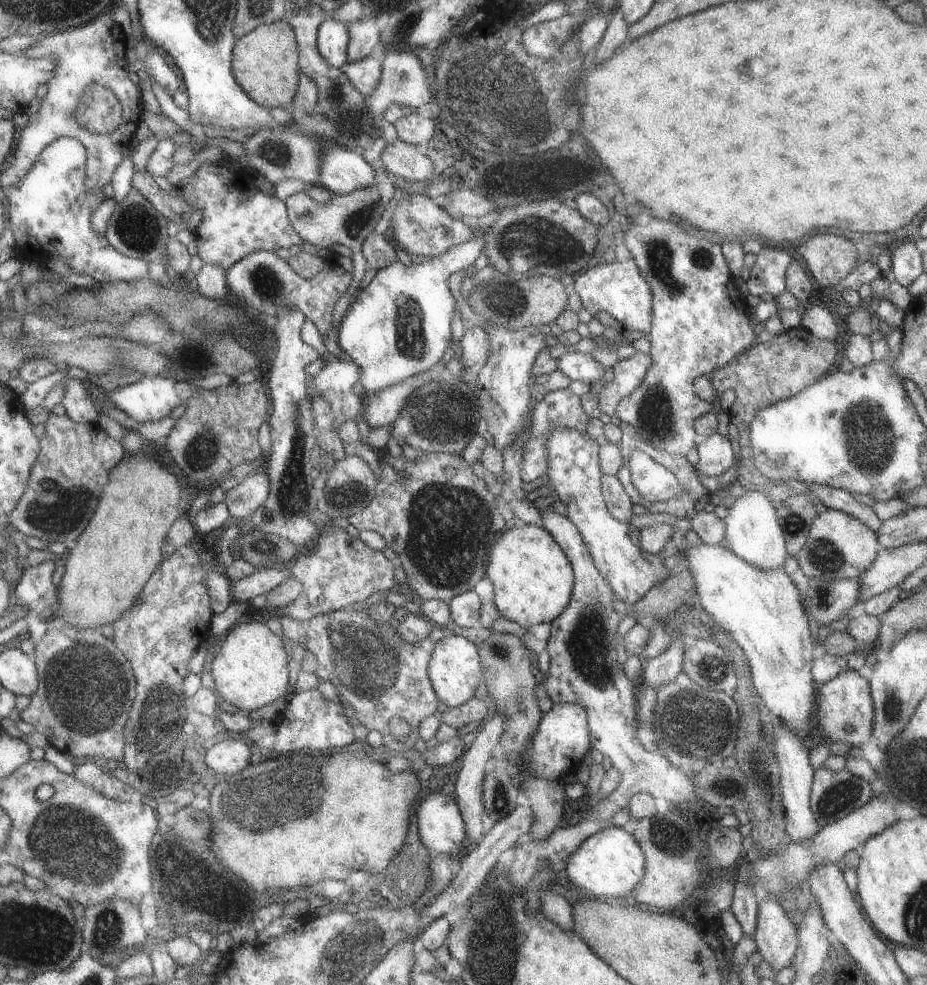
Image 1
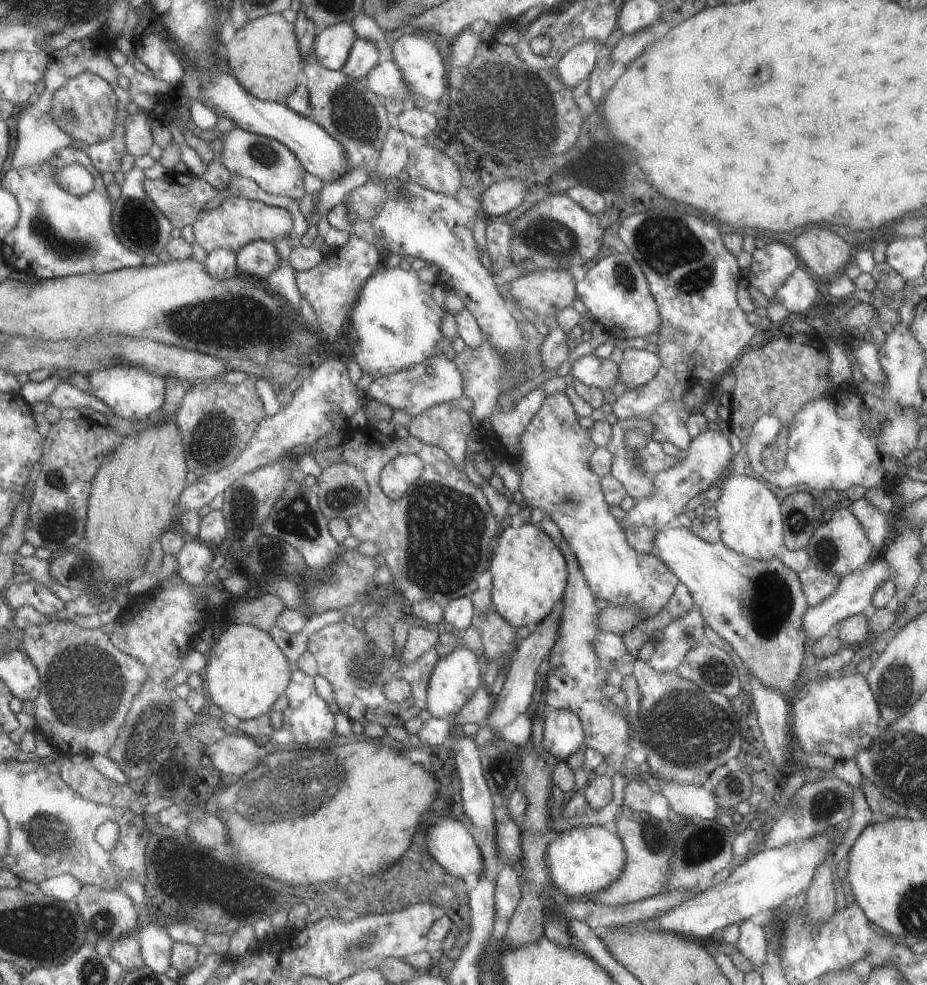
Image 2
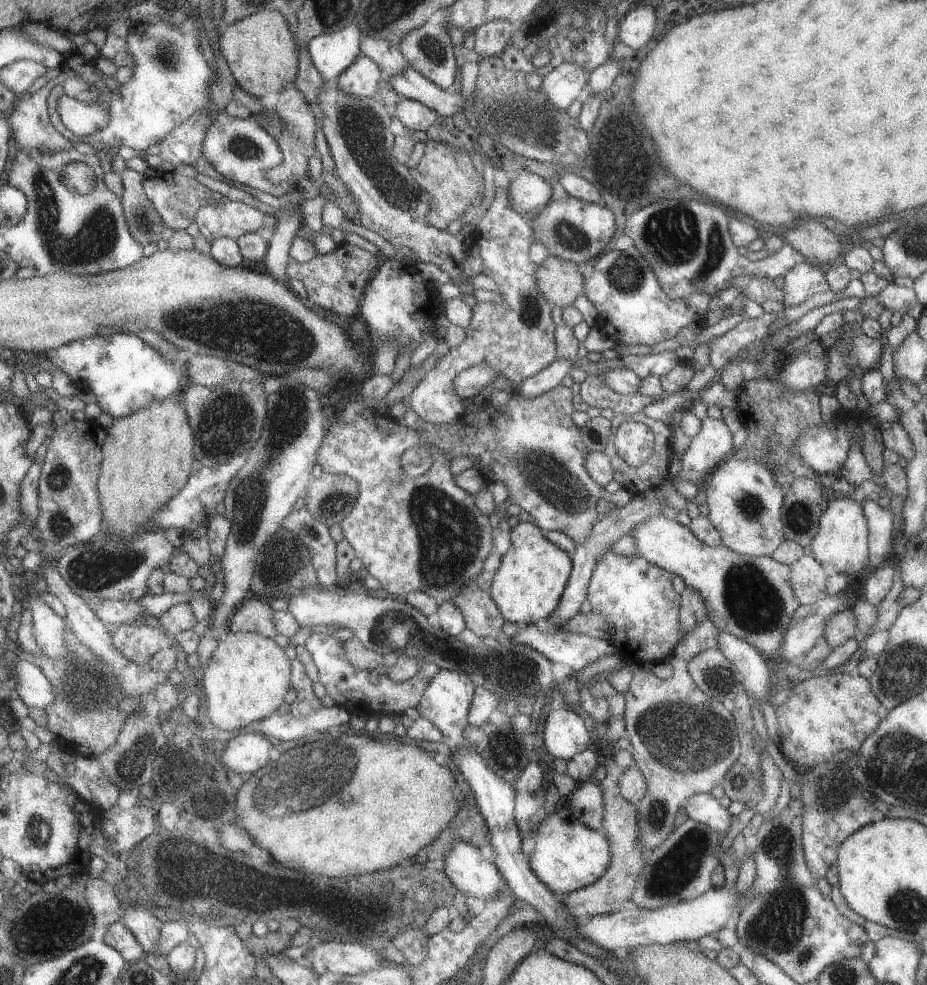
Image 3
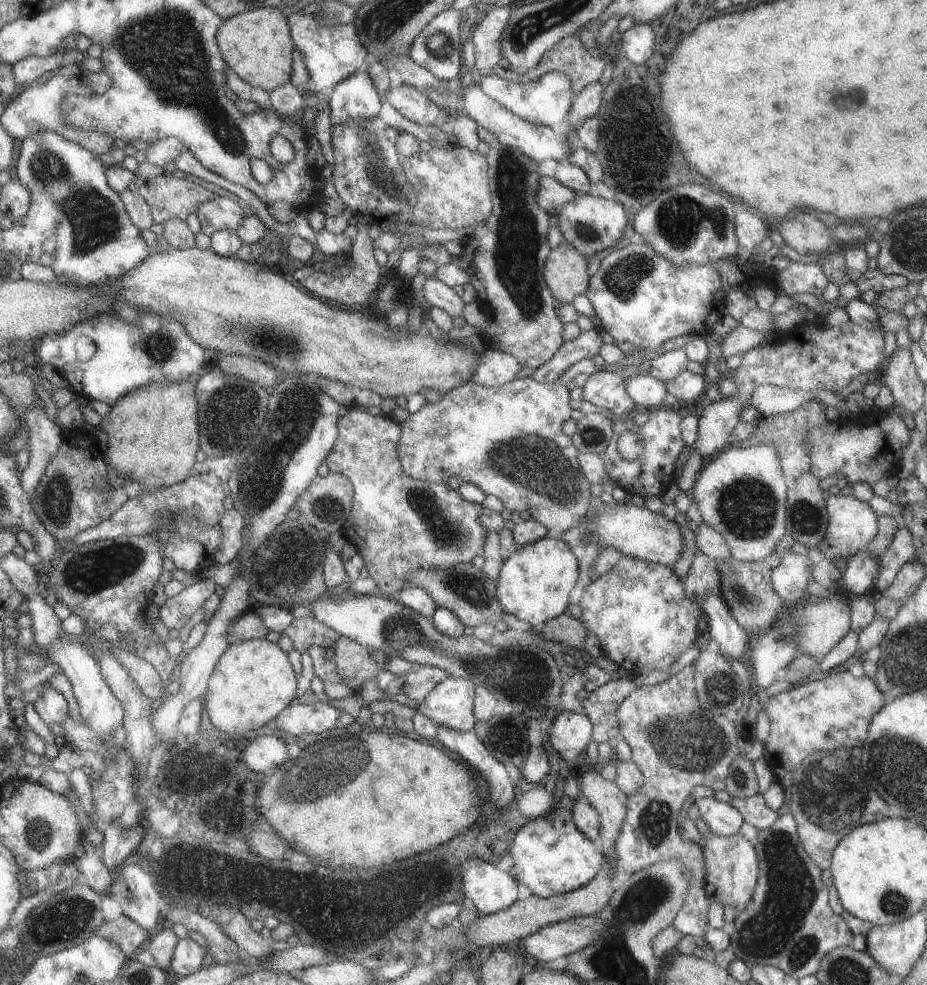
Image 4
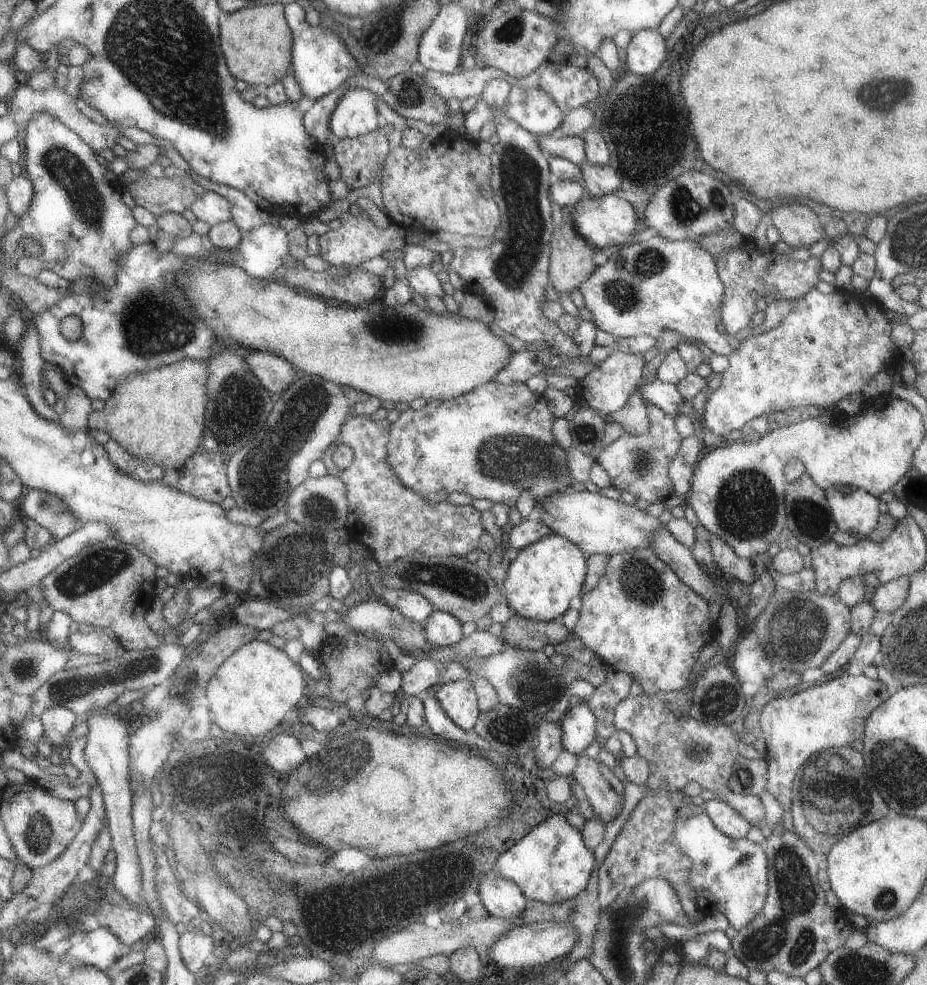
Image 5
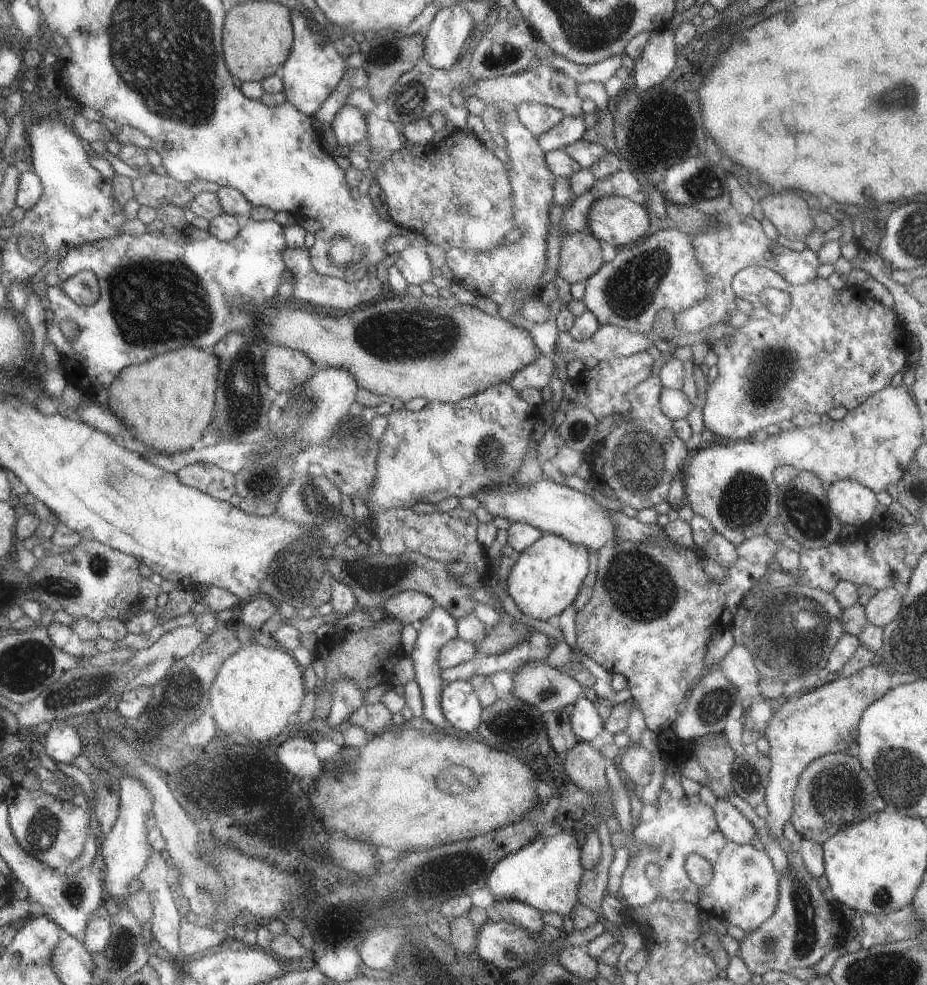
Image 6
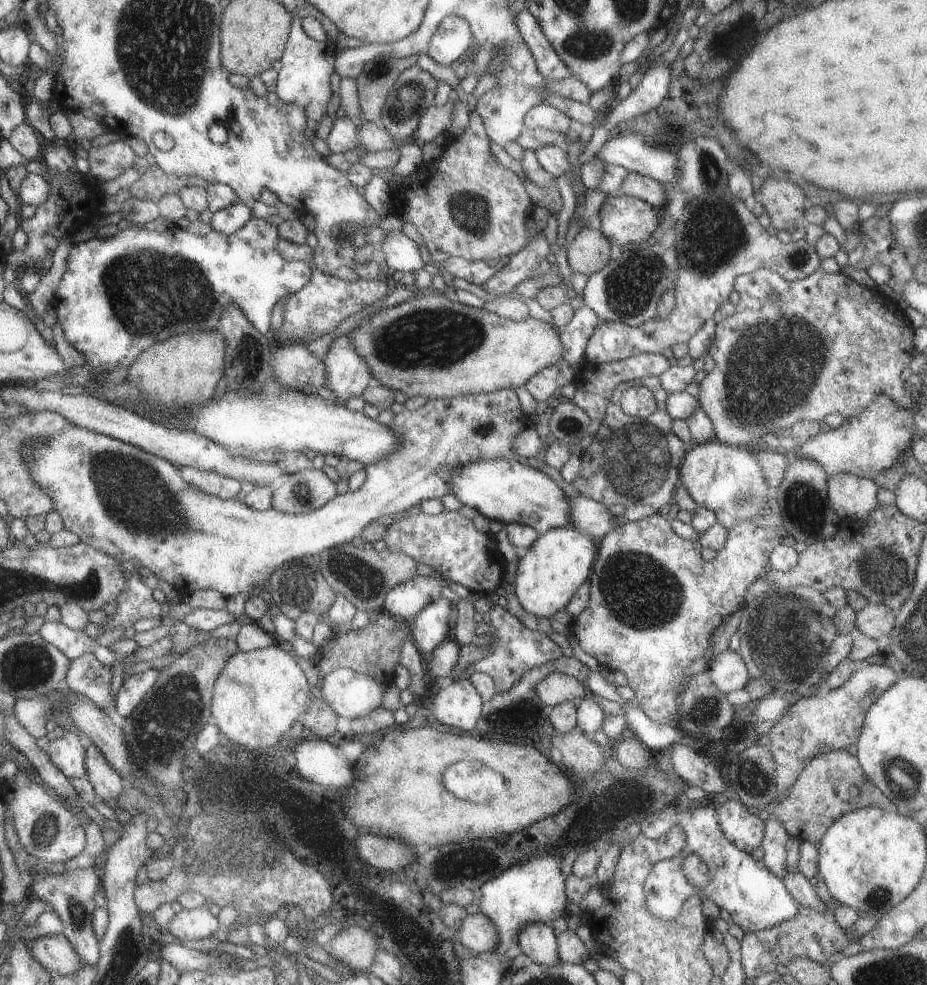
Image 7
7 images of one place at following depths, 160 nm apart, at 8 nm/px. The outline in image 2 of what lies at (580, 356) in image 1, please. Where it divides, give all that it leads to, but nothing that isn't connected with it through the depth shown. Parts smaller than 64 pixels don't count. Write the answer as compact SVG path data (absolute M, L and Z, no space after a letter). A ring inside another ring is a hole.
M589 353L575 360L568 373L573 380L584 385L602 390L611 389L617 380L618 365L609 358L602 359Z

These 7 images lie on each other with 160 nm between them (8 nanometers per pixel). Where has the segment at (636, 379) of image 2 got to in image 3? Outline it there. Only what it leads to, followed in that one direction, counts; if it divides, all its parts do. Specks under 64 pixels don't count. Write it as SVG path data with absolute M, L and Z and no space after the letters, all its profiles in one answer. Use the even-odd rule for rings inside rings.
M671 350L662 351L657 354L646 355L627 354L619 356L623 367L633 371L640 379L645 376L663 376L677 364L677 357Z

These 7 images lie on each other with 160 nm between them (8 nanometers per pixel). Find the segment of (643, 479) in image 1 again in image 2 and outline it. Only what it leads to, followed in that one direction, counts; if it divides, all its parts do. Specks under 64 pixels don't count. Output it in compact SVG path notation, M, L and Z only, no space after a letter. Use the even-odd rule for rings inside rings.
M709 429L691 439L687 452L687 457L680 459L675 466L661 469L650 478L652 495L635 500L633 508L626 510L627 516L621 521L618 520L620 527L625 530L628 526L660 527L673 523L691 498L721 482L723 476L727 474L728 464L733 455L727 443L727 436L721 431Z

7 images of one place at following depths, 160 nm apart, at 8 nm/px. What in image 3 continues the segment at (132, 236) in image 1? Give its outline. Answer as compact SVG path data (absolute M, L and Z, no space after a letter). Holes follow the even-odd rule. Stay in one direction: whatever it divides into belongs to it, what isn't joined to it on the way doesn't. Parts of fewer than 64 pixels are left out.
M129 168L121 173L124 191L120 197L132 235L143 246L149 242L159 242L166 224L145 192L144 180L147 176Z

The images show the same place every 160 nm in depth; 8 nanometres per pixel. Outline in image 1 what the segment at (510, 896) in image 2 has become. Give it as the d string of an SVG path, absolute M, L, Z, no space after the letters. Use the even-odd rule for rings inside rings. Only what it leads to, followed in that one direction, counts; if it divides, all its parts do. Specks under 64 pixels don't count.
M539 509L541 512L539 526L551 534L552 540L567 558L572 570L573 587L565 609L550 623L551 634L544 649L549 656L549 668L544 674L543 686L551 702L579 704L585 710L589 746L609 760L611 766L619 772L620 780L609 796L587 807L587 814L582 815L581 821L575 826L557 828L545 840L539 842L516 842L512 846L513 860L509 868L505 868L503 872L509 884L515 888L527 886L541 866L551 867L565 861L583 840L602 830L609 822L609 818L626 806L627 800L635 792L647 792L653 799L663 799L669 803L669 807L676 806L691 814L700 815L702 808L691 777L669 766L665 758L659 756L657 752L644 751L643 746L637 742L635 737L637 681L631 681L625 676L622 664L619 664L616 656L616 646L619 644L618 624L623 616L613 609L615 600L613 594L605 580L595 570L587 554L587 548L579 538L579 532L573 528L569 520L547 509Z

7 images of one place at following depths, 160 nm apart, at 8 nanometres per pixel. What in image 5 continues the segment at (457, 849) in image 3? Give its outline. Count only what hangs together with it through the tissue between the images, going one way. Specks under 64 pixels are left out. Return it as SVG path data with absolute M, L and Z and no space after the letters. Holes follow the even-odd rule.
M482 875L478 888L478 895L484 908L493 917L514 919L531 902L523 897L513 882L502 877Z

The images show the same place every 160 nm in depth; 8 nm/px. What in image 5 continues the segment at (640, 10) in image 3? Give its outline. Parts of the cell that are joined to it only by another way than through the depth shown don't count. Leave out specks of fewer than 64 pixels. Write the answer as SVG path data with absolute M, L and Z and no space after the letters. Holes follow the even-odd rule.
M645 29L631 35L631 40L625 49L627 57L623 70L627 68L631 74L651 74L655 68L661 66L665 58L665 38L663 38L657 29Z

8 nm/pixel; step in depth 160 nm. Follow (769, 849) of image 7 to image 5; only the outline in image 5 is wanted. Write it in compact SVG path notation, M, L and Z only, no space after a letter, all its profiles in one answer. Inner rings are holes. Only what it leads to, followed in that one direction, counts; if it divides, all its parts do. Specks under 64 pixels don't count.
M847 673L839 674L823 684L817 686L811 684L811 688L795 692L792 696L782 698L781 695L765 696L759 701L759 726L760 736L765 739L766 784L764 791L769 792L779 805L787 811L790 808L791 790L793 778L797 768L801 767L805 760L815 752L825 751L831 748L848 747L854 740L861 739L865 718L887 698L887 686L880 681L868 678L861 674L851 676Z

